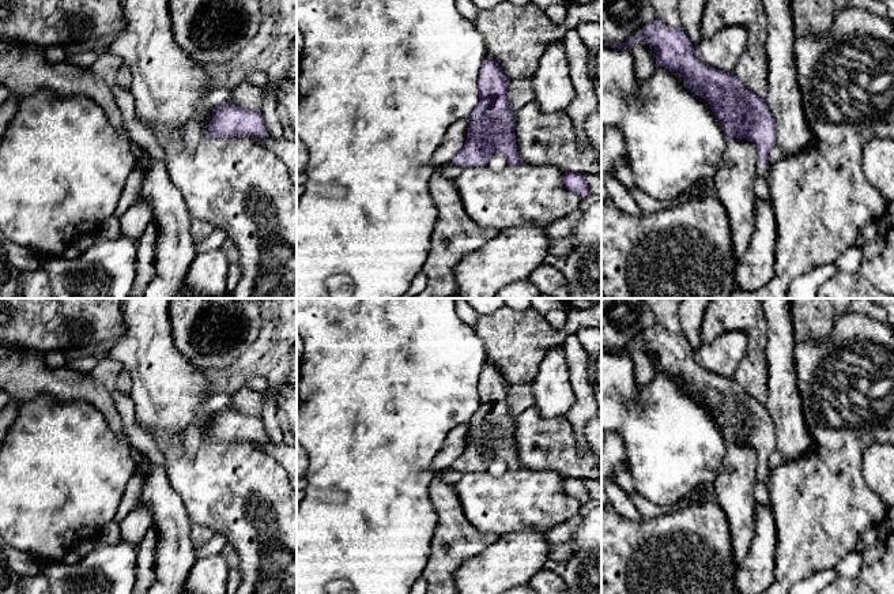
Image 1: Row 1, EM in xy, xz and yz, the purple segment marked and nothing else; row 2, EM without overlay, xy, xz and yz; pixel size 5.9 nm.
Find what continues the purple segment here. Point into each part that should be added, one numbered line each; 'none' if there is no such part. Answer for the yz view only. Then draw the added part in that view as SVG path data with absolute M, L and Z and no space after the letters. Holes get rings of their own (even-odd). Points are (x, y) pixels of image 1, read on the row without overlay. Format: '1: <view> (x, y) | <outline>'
1: yz (764, 476) | M769 467L765 470L761 470L761 469L757 470L757 480L758 481L769 484L770 477L772 477L772 471Z

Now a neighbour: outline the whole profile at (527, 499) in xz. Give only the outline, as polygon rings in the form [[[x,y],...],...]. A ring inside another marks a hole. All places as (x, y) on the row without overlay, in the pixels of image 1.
[[[551,469],[508,470],[501,477],[487,471],[464,473],[453,486],[460,497],[464,514],[482,533],[498,535],[525,529],[548,531],[578,515],[581,501],[569,496],[563,489],[566,475]]]

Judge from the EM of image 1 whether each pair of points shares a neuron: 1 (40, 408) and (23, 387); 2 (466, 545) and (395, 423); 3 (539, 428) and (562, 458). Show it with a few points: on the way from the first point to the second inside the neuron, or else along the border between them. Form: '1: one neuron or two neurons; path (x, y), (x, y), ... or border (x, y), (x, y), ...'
1: two neurons; border (17, 399), (48, 394), (63, 402)
2: two neurons; border (434, 474), (427, 488), (427, 495), (437, 515)
3: one neuron; path (542, 435), (558, 451)

